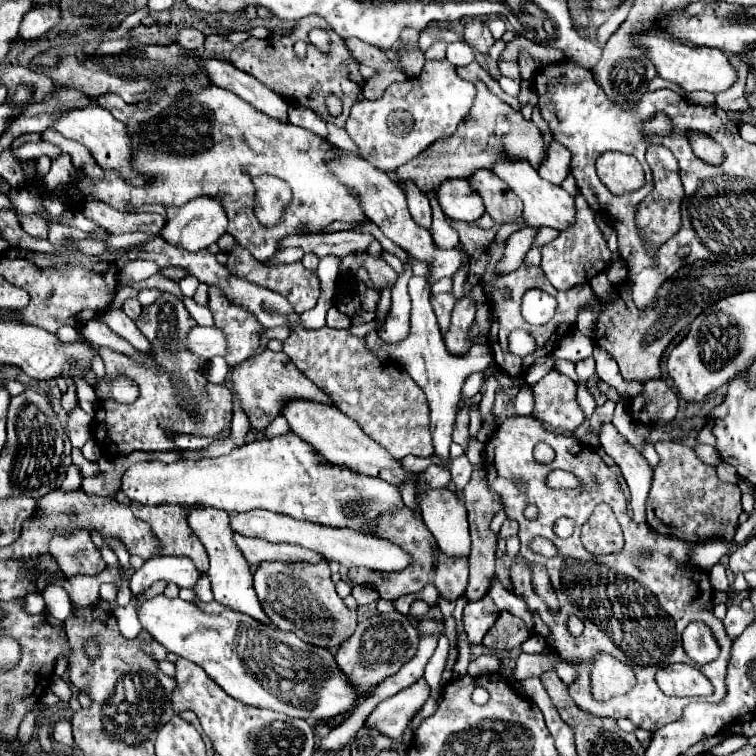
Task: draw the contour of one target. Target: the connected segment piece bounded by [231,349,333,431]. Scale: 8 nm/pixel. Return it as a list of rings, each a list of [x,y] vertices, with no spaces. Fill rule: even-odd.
[[[269,349],[257,357],[249,357],[243,363],[239,363],[231,373],[231,383],[235,385],[235,391],[241,399],[245,413],[249,415],[251,427],[255,427],[259,431],[267,429],[271,425],[271,421],[283,413],[283,407],[287,401],[307,399],[307,401],[333,405],[331,397],[327,397],[299,369],[295,369],[295,365],[291,365],[291,359],[285,353],[273,353]]]

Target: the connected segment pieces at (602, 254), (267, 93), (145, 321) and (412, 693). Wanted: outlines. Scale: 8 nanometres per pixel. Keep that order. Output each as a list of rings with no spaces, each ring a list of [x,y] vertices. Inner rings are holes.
[[[577,195],[575,203],[579,221],[575,221],[575,225],[567,233],[559,233],[557,239],[543,245],[541,249],[541,269],[547,275],[549,283],[559,291],[567,291],[579,283],[587,283],[591,277],[603,273],[611,265],[611,251],[607,249],[607,241],[603,239],[595,223],[595,213],[587,209],[583,197]]]
[[[203,59],[203,65],[213,85],[239,95],[243,101],[253,105],[257,111],[269,115],[271,119],[279,119],[283,123],[289,121],[287,101],[283,101],[277,93],[271,93],[271,89],[267,89],[261,81],[257,81],[249,73],[243,73],[235,69],[231,63],[219,59]]]
[[[163,293],[157,303],[143,307],[135,325],[151,343],[151,363],[139,363],[139,367],[129,371],[133,381],[139,385],[139,397],[135,403],[125,405],[111,399],[99,401],[93,431],[103,453],[119,453],[127,457],[133,451],[171,451],[175,445],[173,439],[167,437],[165,429],[197,437],[215,437],[229,427],[233,415],[229,389],[209,383],[205,377],[207,359],[185,349],[189,329],[197,325],[185,305],[171,293]],[[205,391],[207,395],[203,395]]]
[[[419,679],[415,685],[381,701],[365,725],[371,729],[379,729],[391,739],[401,739],[409,721],[421,711],[427,697],[429,685],[425,679]]]

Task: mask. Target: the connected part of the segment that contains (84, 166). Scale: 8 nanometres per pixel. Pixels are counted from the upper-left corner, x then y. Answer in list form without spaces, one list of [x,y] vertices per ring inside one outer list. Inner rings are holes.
[[[45,129],[45,131],[41,133],[41,137],[43,137],[45,141],[49,141],[49,143],[57,145],[63,153],[71,155],[71,161],[73,161],[73,165],[75,165],[77,171],[85,173],[85,175],[91,177],[91,179],[103,179],[103,175],[105,175],[103,169],[99,169],[99,167],[95,165],[95,161],[91,161],[91,155],[87,155],[87,149],[83,149],[83,145],[65,139],[65,137],[59,135],[55,129]]]

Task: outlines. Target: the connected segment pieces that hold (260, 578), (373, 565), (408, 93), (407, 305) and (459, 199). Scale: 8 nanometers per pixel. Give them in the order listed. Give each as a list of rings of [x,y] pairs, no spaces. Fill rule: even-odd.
[[[321,561],[319,565],[261,563],[253,577],[263,611],[281,631],[293,631],[305,643],[327,651],[335,651],[353,635],[357,627],[357,611],[347,609],[343,599],[337,595],[327,561]]]
[[[255,509],[253,513],[235,513],[231,515],[233,531],[247,537],[261,537],[273,543],[293,543],[307,549],[315,549],[323,553],[329,561],[337,561],[345,567],[365,567],[373,571],[395,573],[409,565],[413,565],[411,555],[407,555],[399,545],[379,539],[379,537],[363,537],[363,533],[355,533],[353,529],[323,529],[323,525],[311,525],[309,521],[295,521],[291,517],[279,517],[279,513],[271,513],[265,509]]]
[[[447,59],[427,61],[419,77],[405,83],[391,83],[381,99],[363,99],[355,103],[345,129],[371,165],[379,169],[397,169],[435,141],[451,137],[457,125],[467,117],[475,93],[475,85],[461,79],[455,73],[455,65]]]
[[[409,259],[403,263],[403,273],[398,276],[397,283],[393,285],[393,297],[391,297],[391,313],[385,321],[383,327],[377,329],[377,335],[385,341],[385,343],[399,343],[407,331],[409,331],[409,309],[411,309],[411,301],[409,301],[408,282],[413,277]]]
[[[455,179],[455,181],[443,181],[435,189],[437,201],[443,209],[443,213],[457,221],[477,221],[485,213],[485,205],[481,195],[469,185],[469,181]]]

